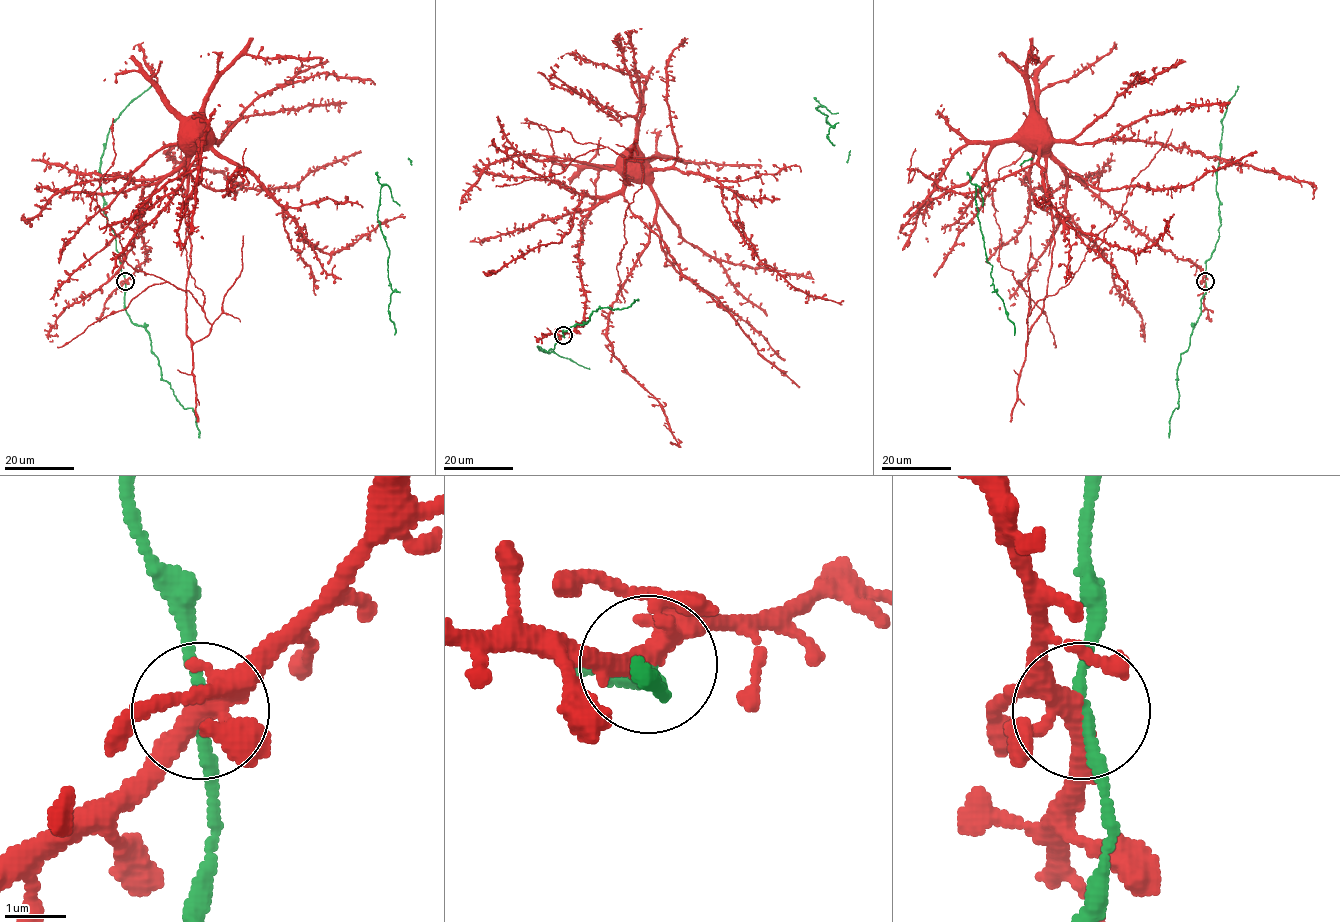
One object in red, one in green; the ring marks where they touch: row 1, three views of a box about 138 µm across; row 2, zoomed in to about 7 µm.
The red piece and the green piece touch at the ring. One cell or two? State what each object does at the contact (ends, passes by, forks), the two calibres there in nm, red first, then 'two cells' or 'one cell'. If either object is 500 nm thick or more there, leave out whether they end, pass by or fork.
red forks | green passes by | 320/160 nm | two cells

